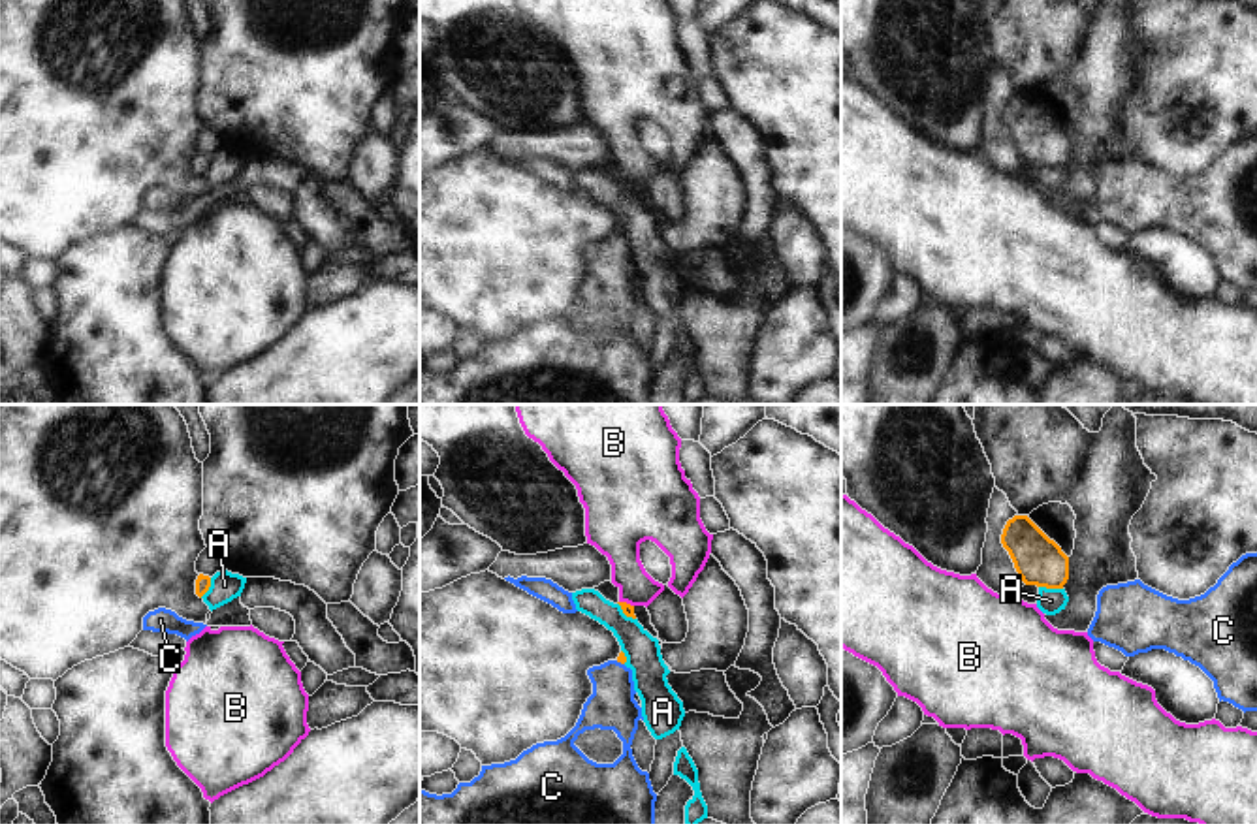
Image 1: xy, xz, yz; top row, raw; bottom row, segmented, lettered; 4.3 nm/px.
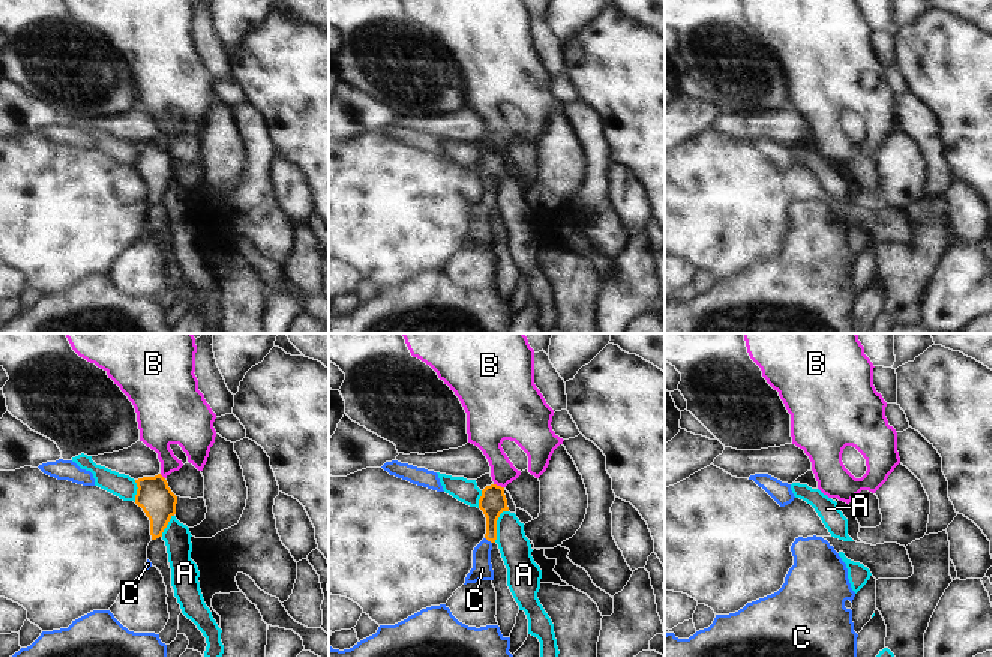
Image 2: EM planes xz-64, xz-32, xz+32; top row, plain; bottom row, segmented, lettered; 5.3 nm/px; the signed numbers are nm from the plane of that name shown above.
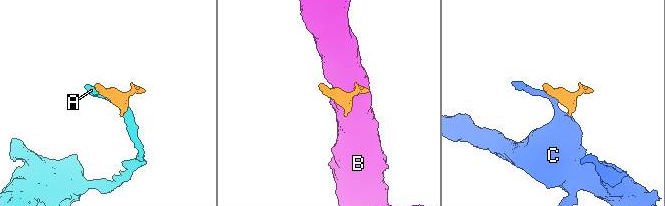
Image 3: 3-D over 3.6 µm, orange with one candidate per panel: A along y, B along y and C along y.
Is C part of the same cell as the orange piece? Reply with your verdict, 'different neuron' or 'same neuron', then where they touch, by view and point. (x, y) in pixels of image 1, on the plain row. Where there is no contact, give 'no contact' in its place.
same neuron | xz (620, 239)

